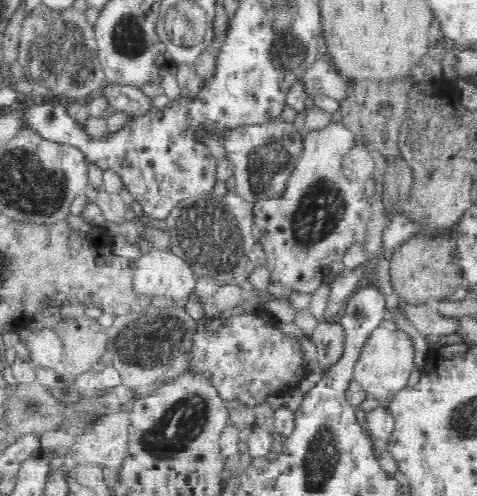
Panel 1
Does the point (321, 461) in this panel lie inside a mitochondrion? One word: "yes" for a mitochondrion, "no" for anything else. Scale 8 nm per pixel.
yes

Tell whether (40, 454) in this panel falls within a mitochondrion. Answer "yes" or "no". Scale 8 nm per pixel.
no

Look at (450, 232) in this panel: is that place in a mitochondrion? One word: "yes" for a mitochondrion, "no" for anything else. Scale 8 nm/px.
no

